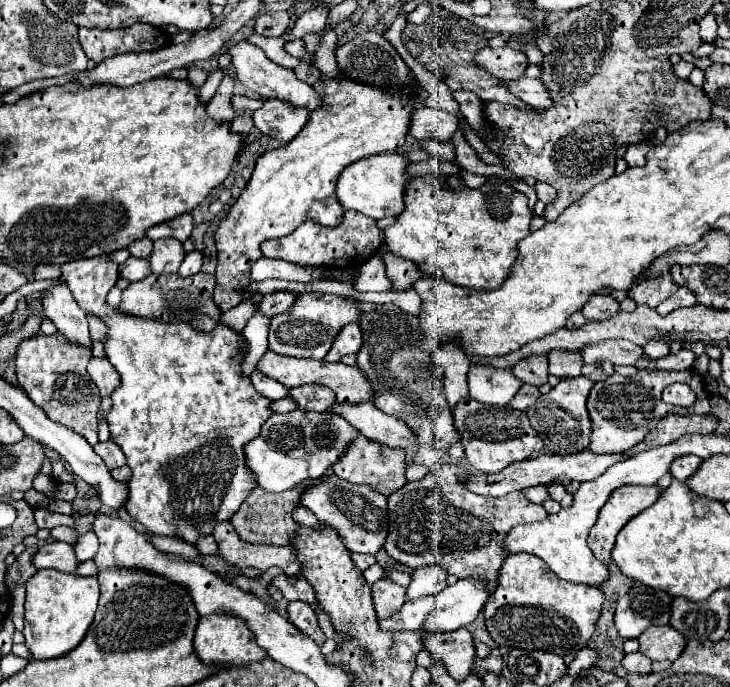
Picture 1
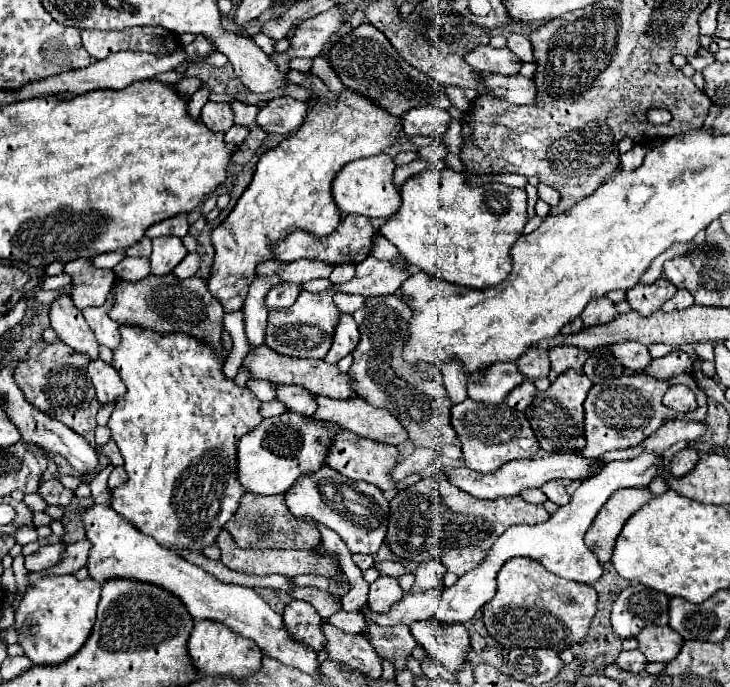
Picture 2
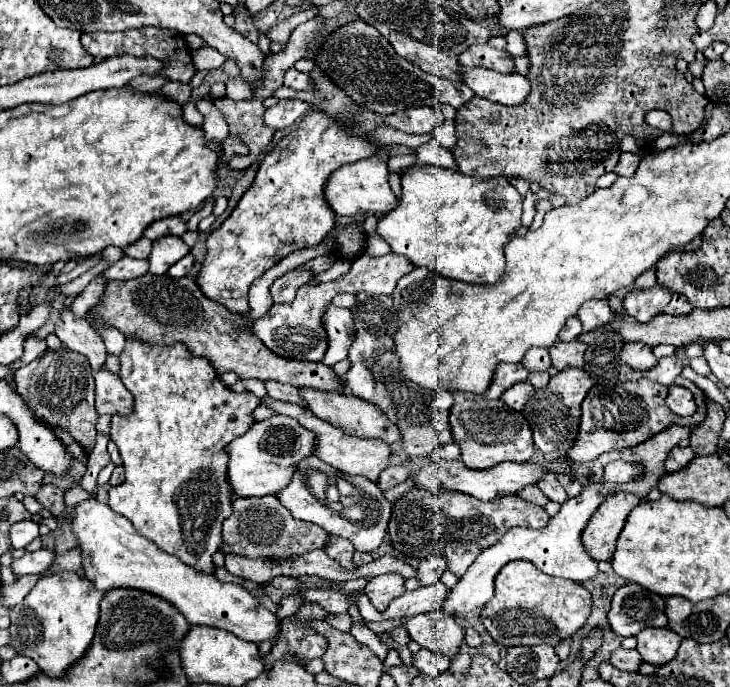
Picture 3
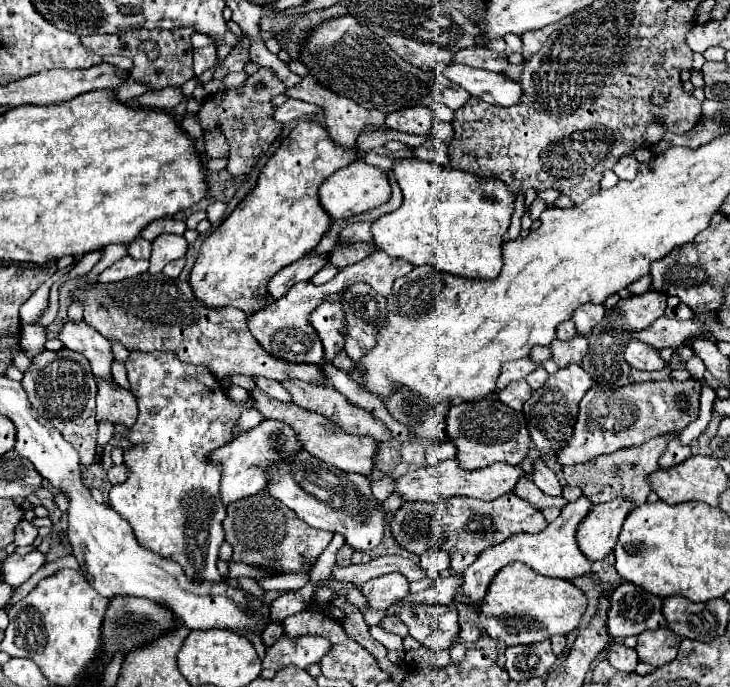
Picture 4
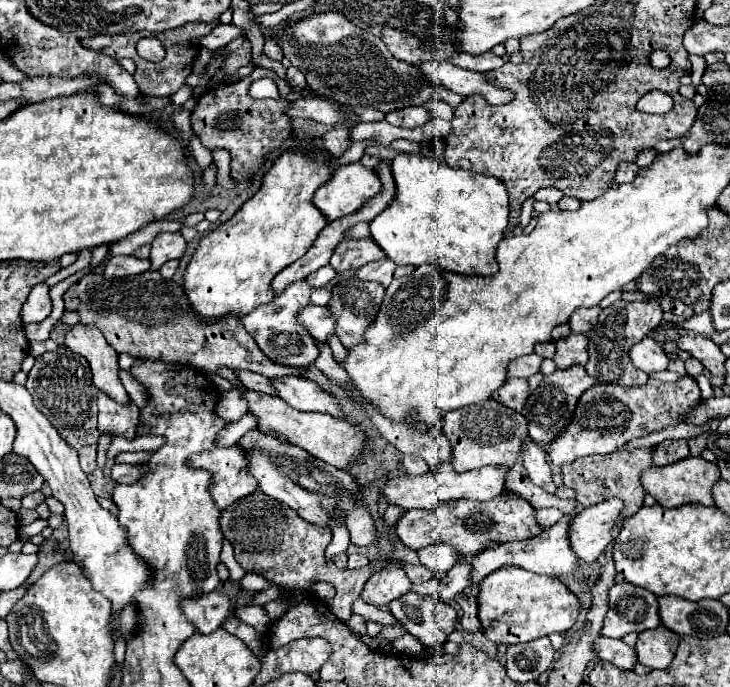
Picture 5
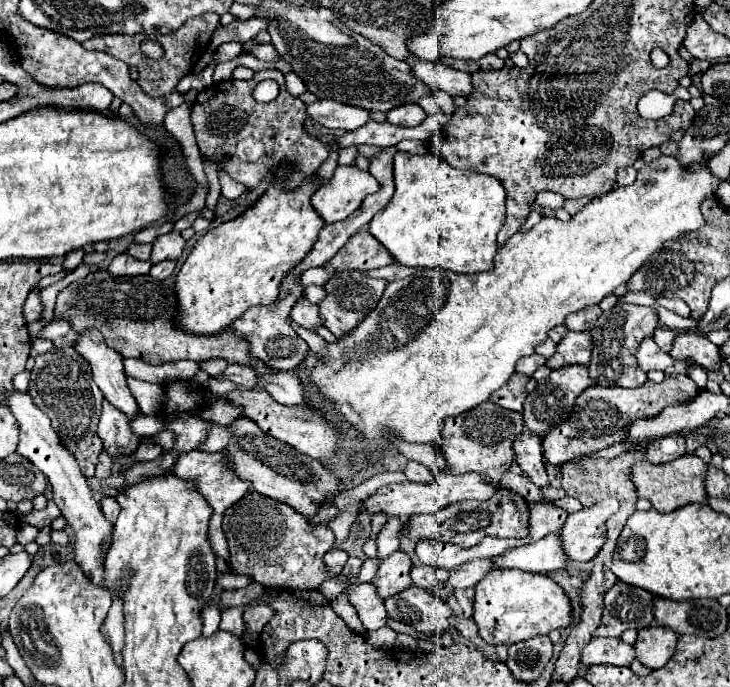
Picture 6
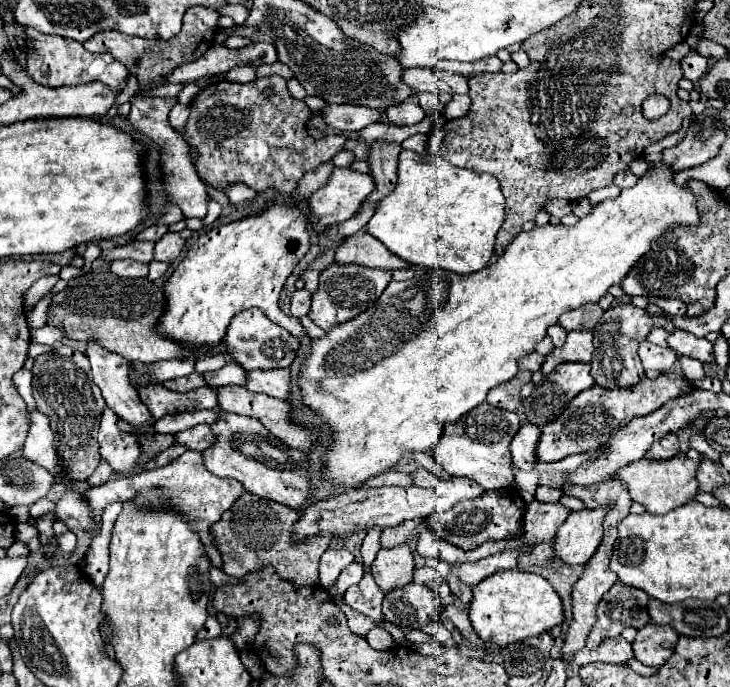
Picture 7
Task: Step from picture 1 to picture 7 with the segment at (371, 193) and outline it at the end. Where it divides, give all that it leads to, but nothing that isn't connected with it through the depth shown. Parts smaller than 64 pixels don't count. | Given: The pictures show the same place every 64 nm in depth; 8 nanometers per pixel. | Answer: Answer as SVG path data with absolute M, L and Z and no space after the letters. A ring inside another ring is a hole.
M334 168L332 176L328 178L328 184L318 188L310 198L308 198L308 206L310 206L310 224L324 230L328 226L334 226L334 224L340 224L344 220L348 220L350 216L358 214L362 202L366 200L366 196L376 188L374 180L370 174L360 174L360 172L354 172L352 168Z

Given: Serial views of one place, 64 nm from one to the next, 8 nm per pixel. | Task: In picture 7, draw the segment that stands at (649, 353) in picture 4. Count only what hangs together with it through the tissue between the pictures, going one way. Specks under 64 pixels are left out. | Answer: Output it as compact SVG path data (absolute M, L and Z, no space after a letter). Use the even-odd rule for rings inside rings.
M644 340L640 344L638 354L640 354L640 360L644 364L644 370L666 372L678 360L678 354L670 346L662 348L662 346L656 346L656 344L648 342L648 340Z

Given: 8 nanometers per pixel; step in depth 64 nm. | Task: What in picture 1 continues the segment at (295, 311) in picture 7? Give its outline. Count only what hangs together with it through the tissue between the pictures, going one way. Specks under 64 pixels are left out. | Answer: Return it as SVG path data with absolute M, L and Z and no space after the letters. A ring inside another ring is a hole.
M346 324L340 334L336 336L328 356L326 356L326 362L340 362L342 356L346 354L356 354L362 346L362 332L360 332L360 326L358 324Z

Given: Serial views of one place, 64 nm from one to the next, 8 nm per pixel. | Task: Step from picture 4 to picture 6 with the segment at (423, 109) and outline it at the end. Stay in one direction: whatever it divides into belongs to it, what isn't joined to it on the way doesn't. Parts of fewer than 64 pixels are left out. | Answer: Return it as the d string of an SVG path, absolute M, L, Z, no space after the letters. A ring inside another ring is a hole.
M404 104L400 108L392 108L386 116L388 122L396 126L418 126L426 118L426 112L418 104Z

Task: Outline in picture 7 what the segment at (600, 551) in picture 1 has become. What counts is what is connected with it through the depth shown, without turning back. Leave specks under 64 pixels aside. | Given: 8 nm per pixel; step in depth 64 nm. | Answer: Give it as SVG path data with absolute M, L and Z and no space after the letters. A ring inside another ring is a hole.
M604 510L572 512L554 536L554 552L564 564L586 564L602 540Z

